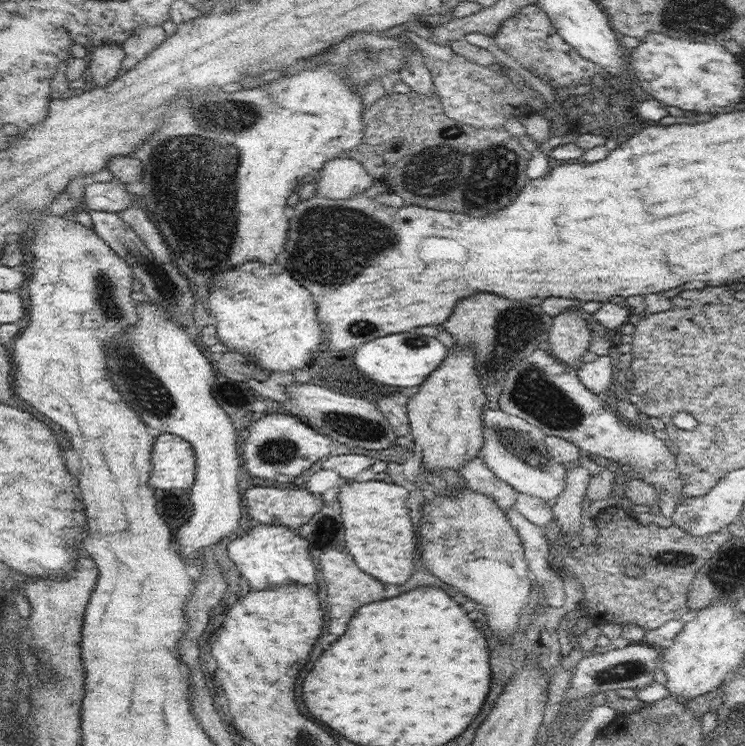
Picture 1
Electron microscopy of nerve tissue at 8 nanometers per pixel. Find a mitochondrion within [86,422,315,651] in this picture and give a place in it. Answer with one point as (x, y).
(277, 451)

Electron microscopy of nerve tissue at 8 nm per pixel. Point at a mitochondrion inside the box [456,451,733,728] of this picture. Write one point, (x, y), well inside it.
(628, 670)

